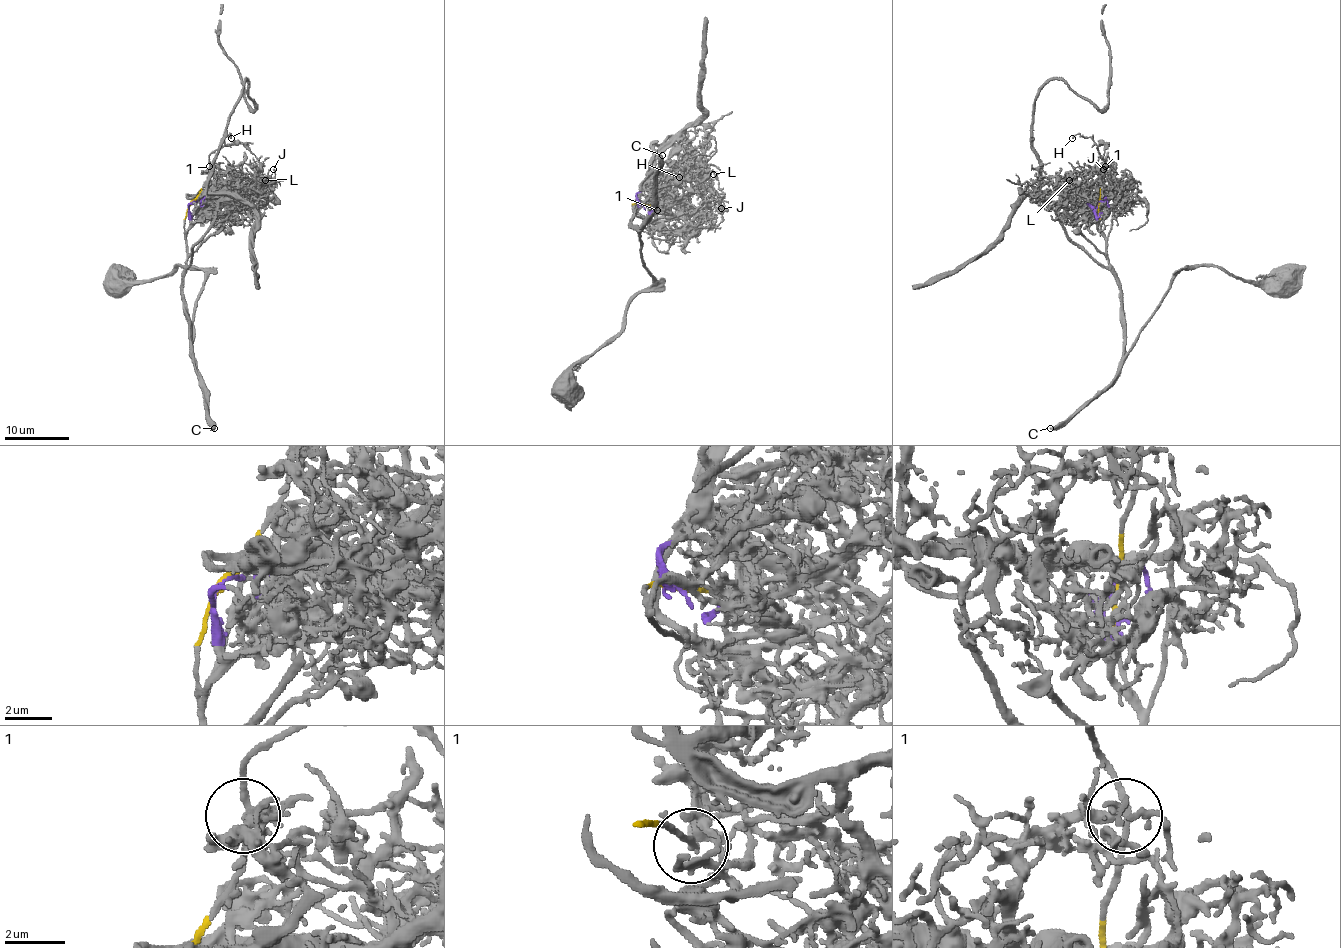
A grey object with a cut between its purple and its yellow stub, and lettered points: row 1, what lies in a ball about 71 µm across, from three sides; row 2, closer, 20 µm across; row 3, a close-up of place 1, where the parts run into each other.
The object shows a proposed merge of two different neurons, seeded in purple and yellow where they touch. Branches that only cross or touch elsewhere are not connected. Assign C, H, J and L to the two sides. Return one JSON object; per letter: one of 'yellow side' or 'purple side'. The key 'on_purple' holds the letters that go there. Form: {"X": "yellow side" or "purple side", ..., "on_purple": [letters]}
{"C": "yellow side", "H": "yellow side", "J": "purple side", "L": "purple side", "on_purple": ["J", "L"]}

